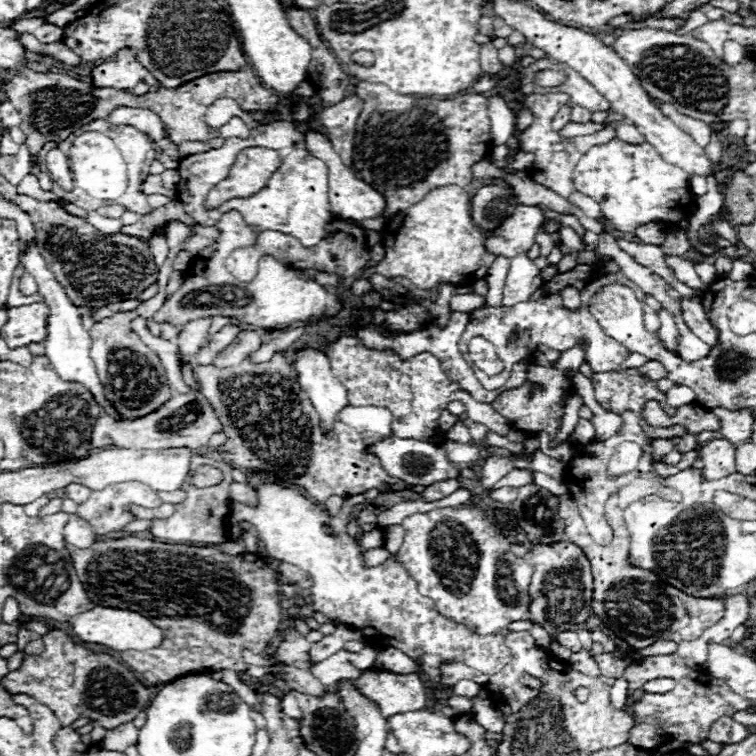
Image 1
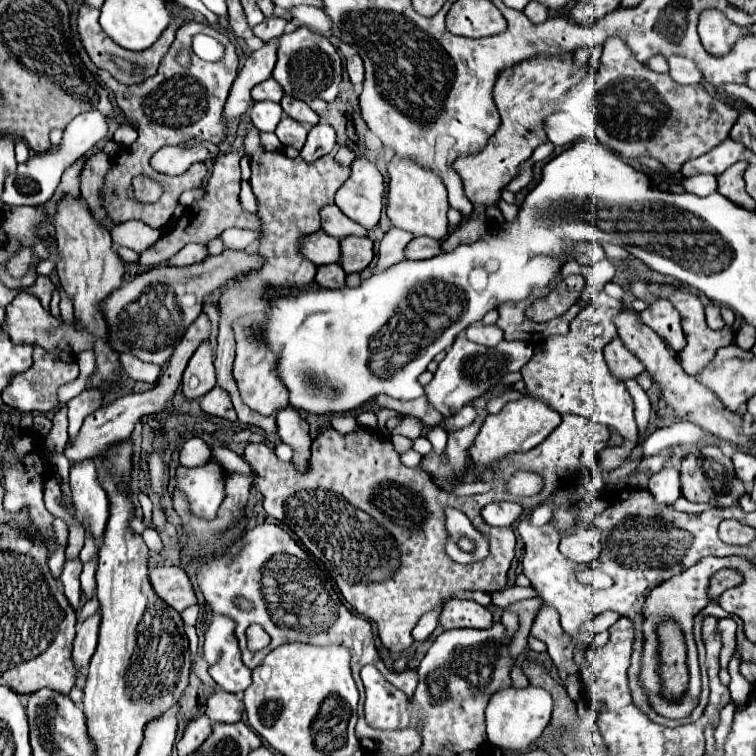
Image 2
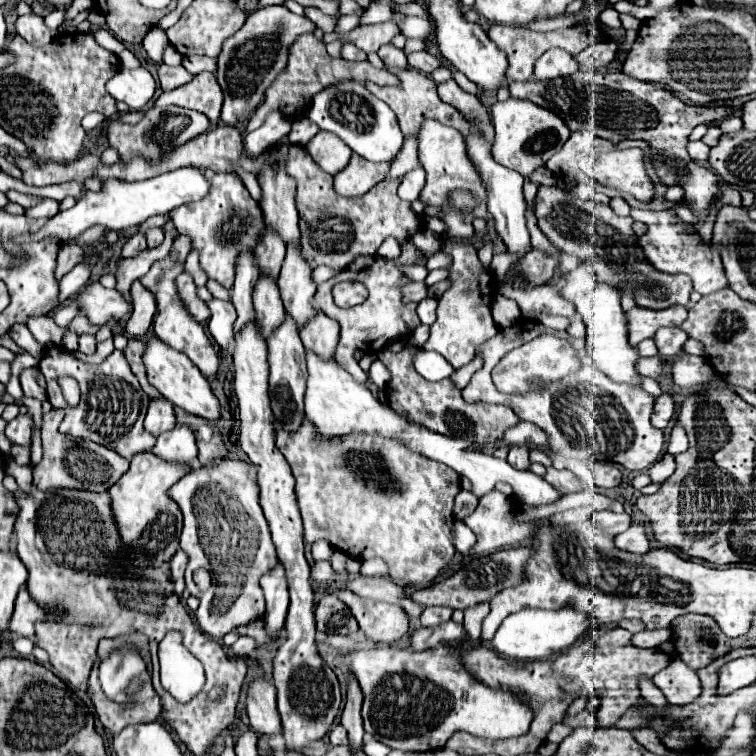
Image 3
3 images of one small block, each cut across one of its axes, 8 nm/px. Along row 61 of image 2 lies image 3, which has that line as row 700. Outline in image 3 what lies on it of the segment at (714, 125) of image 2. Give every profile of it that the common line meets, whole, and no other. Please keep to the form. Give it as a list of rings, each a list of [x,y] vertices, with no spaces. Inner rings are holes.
[[[614,628],[602,636],[596,638],[596,652],[594,652],[594,688],[600,698],[600,710],[598,710],[598,720],[602,726],[610,726],[616,722],[630,706],[632,702],[636,704],[640,698],[638,690],[638,678],[640,674],[654,676],[662,668],[670,664],[670,656],[662,654],[656,648],[634,648],[630,644],[630,632],[622,628]]]

